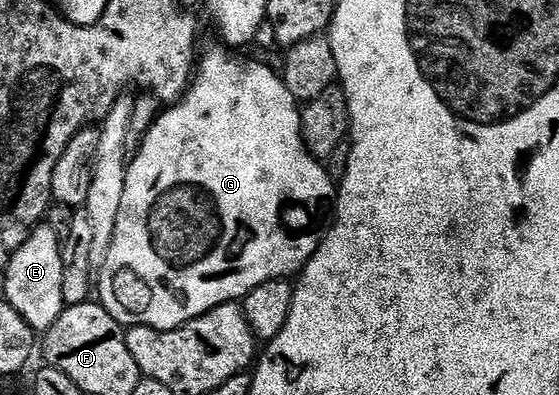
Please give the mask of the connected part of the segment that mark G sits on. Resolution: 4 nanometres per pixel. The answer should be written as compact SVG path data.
M218 45L212 51L202 52L197 70L187 94L178 103L168 106L149 129L141 149L128 162L125 177L125 193L121 196L121 213L117 213L117 229L113 233L113 245L109 245L109 257L105 257L105 269L97 273L97 299L118 323L128 327L152 327L168 331L191 319L201 317L209 309L222 303L242 301L250 291L265 281L291 279L299 272L321 245L327 228L333 222L337 187L331 184L331 175L324 164L314 159L303 143L300 104L289 93L278 70L266 67L255 59L238 59L226 46Z

